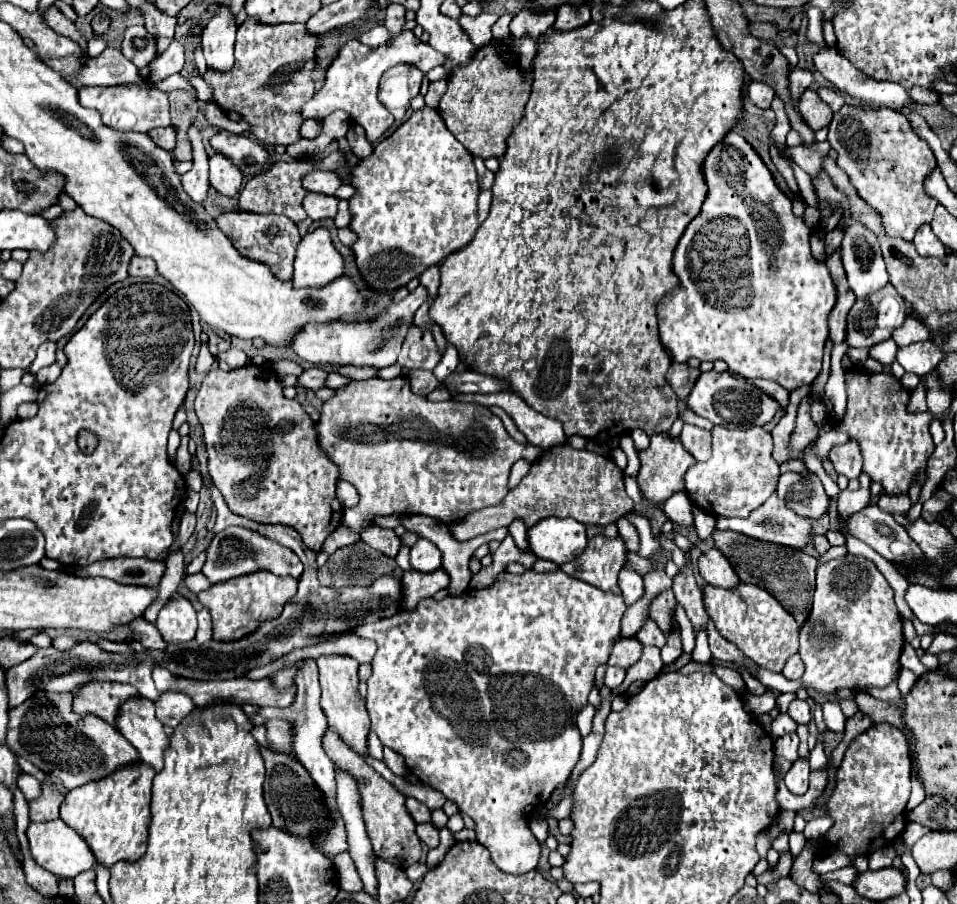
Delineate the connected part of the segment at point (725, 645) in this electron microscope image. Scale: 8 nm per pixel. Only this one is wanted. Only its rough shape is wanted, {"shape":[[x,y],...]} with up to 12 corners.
{"shape":[[708,617],[712,657],[724,663],[740,661],[758,667],[732,641],[724,639]]}

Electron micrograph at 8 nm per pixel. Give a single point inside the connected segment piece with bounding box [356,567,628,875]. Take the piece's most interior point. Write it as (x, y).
(520, 655)

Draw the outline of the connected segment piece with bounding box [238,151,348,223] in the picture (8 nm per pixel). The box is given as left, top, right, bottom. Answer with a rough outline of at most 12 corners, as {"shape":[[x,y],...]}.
{"shape":[[342,151],[270,163],[238,197],[254,213],[306,219],[302,177],[346,169]]}

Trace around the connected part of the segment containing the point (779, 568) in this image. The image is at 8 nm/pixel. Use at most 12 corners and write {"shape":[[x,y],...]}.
{"shape":[[716,531],[742,583],[774,595],[798,623],[812,607],[818,559]]}

